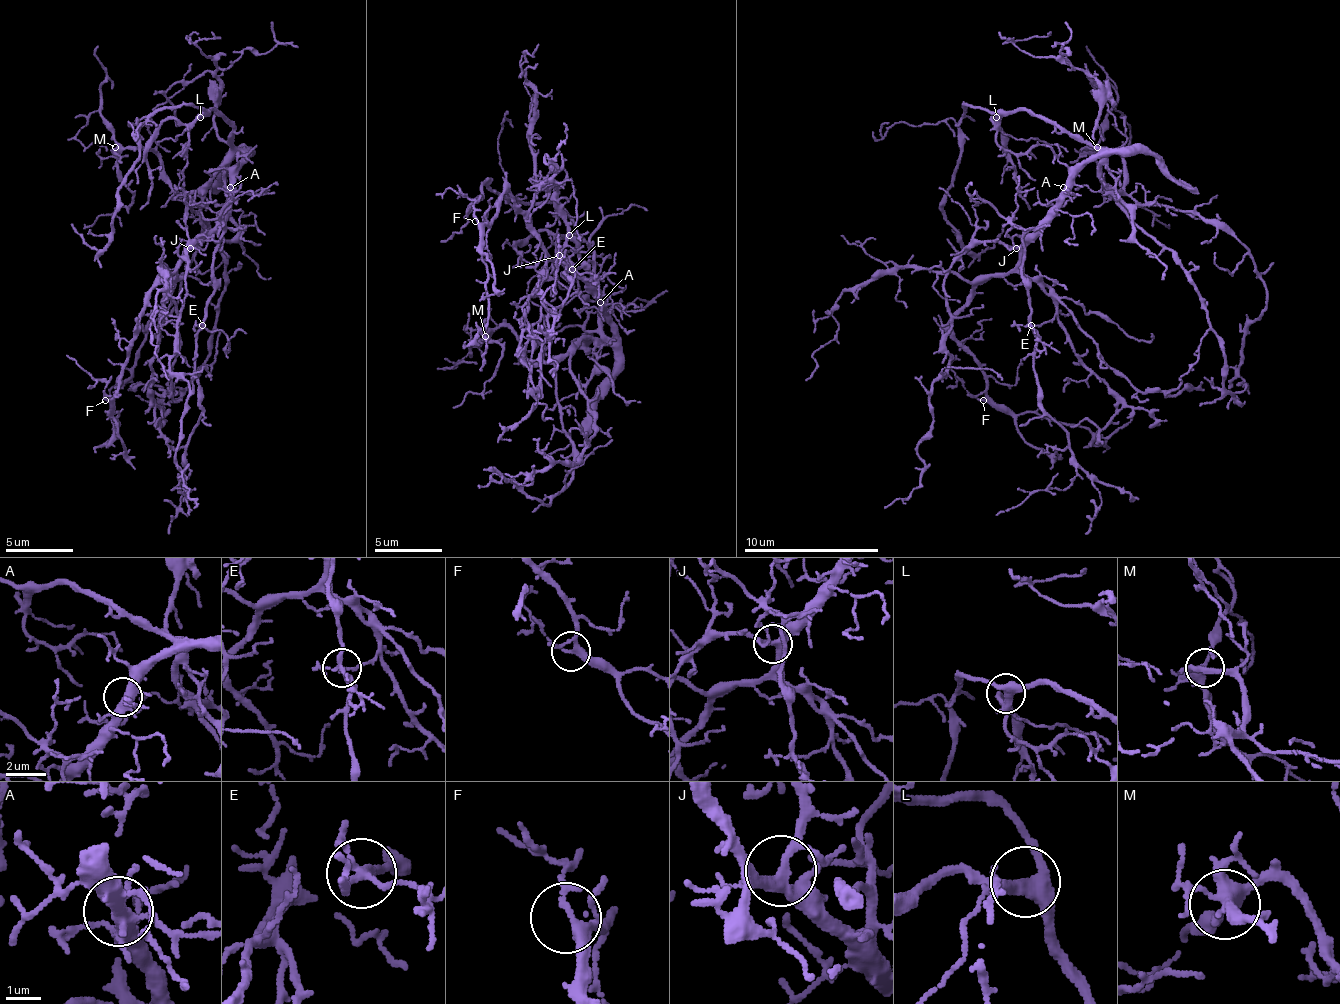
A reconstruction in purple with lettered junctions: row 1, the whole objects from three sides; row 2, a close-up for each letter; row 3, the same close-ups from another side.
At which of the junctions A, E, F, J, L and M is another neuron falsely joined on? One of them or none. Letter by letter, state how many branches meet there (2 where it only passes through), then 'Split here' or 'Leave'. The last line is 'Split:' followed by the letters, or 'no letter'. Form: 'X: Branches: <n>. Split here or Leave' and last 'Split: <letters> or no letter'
A: Branches: 5. Leave
E: Branches: 4. Leave
F: Branches: 4. Leave
J: Branches: 4. Leave
L: Branches: 5. Leave
M: Branches: 5. Leave
Split: no letter

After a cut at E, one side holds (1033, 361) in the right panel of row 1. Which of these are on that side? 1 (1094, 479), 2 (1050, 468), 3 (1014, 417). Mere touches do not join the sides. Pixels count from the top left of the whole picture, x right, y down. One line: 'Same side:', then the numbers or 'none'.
Same side: 1

